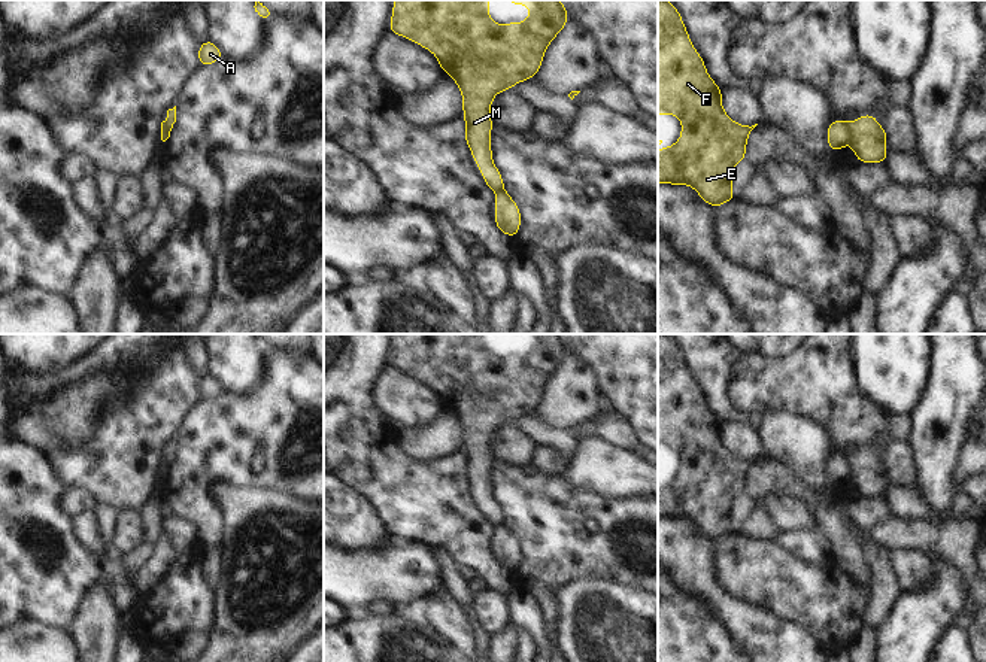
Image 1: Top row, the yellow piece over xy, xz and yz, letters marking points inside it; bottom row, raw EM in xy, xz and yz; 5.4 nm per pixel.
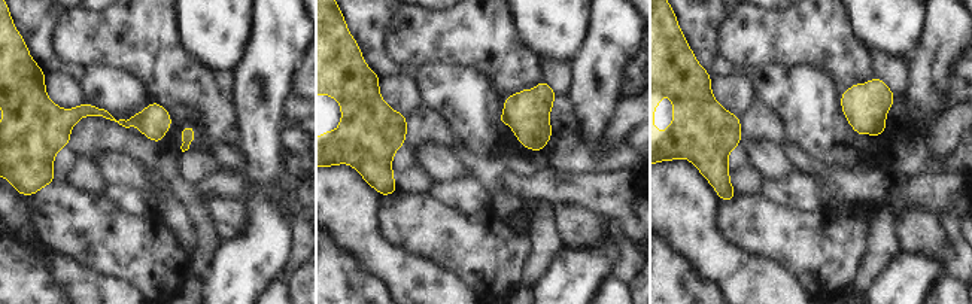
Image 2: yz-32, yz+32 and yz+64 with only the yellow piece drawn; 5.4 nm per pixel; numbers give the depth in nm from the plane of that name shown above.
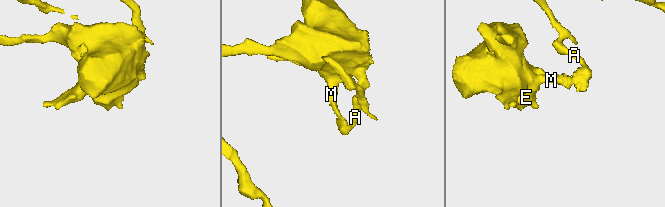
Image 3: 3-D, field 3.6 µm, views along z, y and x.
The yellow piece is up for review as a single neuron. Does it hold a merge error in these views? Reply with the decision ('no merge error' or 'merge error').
merge error

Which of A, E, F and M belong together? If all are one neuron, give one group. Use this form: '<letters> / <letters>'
A / E F M

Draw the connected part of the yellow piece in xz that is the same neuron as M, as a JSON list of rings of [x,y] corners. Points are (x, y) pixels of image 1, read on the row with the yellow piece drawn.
[[[394,0],[389,31],[407,37],[433,52],[443,73],[453,78],[462,92],[465,143],[483,182],[489,189],[504,189],[501,173],[492,161],[491,103],[500,91],[537,76],[546,48],[565,27],[568,12],[559,0],[507,0],[527,4],[530,15],[524,22],[500,25],[489,18],[489,0]]]

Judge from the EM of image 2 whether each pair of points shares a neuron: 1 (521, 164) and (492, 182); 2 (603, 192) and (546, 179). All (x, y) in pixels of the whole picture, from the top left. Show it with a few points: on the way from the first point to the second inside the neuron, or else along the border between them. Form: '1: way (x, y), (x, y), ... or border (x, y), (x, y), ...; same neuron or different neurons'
1: way (512, 164), (504, 164), (495, 173); same neuron
2: way (589, 190), (559, 188); same neuron

